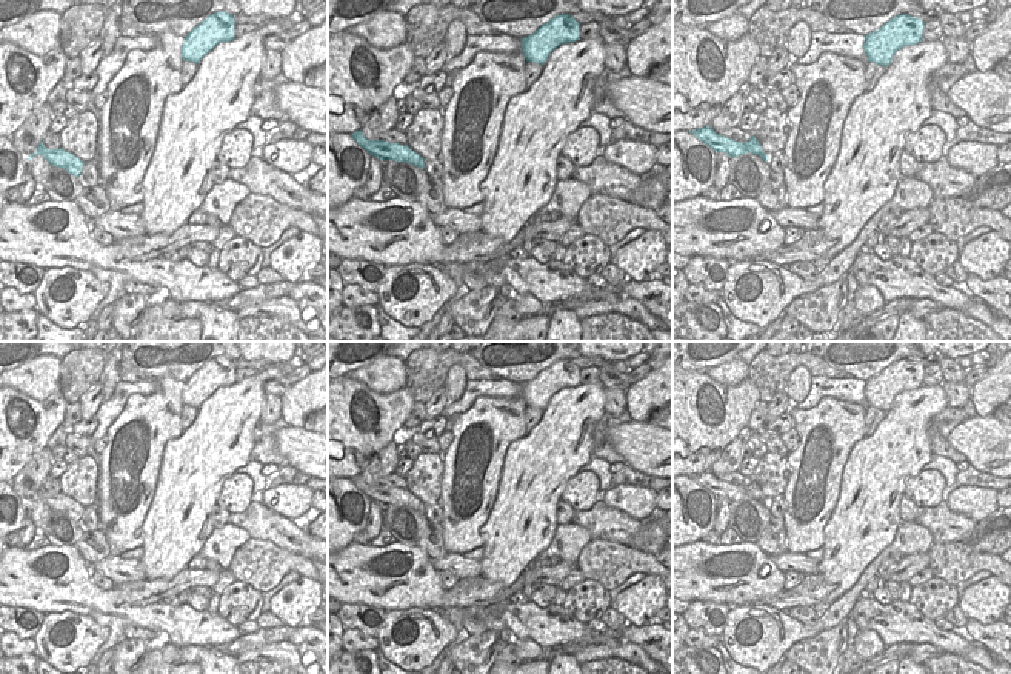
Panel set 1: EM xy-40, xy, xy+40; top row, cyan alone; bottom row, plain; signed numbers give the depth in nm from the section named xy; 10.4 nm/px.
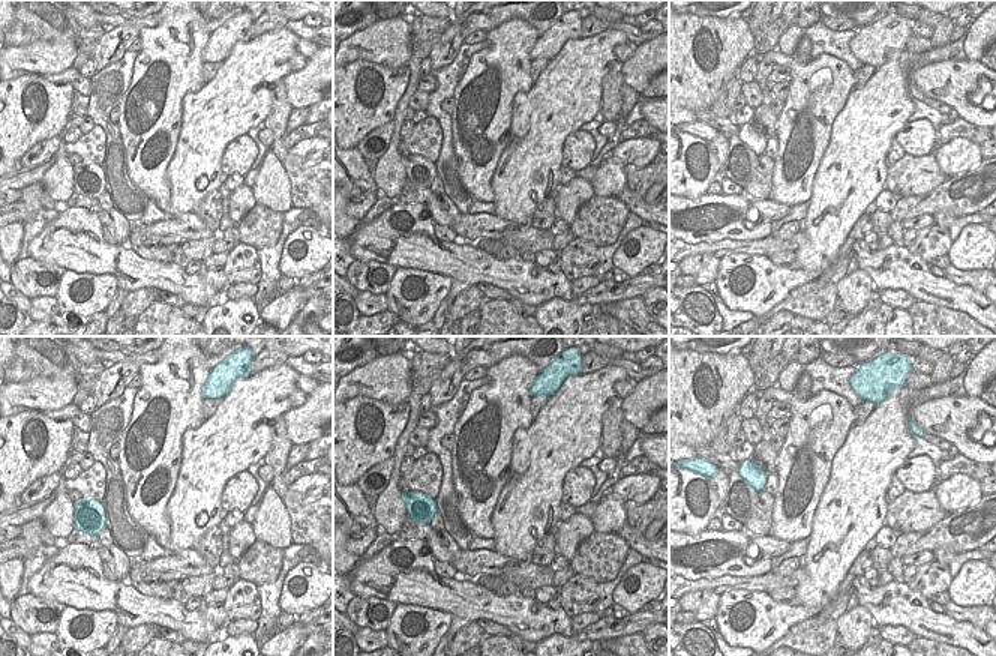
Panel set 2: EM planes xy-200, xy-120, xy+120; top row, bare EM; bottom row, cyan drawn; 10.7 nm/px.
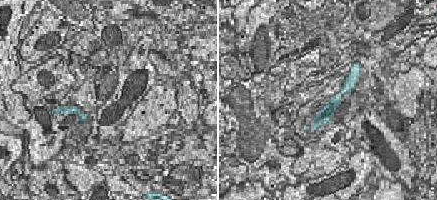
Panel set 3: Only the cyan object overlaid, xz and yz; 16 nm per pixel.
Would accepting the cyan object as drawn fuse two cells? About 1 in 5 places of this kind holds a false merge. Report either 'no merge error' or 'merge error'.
no merge error

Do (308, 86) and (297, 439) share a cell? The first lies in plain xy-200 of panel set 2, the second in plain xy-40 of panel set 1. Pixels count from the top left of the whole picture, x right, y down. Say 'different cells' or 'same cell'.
different cells

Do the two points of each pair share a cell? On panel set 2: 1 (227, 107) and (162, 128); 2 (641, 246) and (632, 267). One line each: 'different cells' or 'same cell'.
1: different cells
2: same cell

